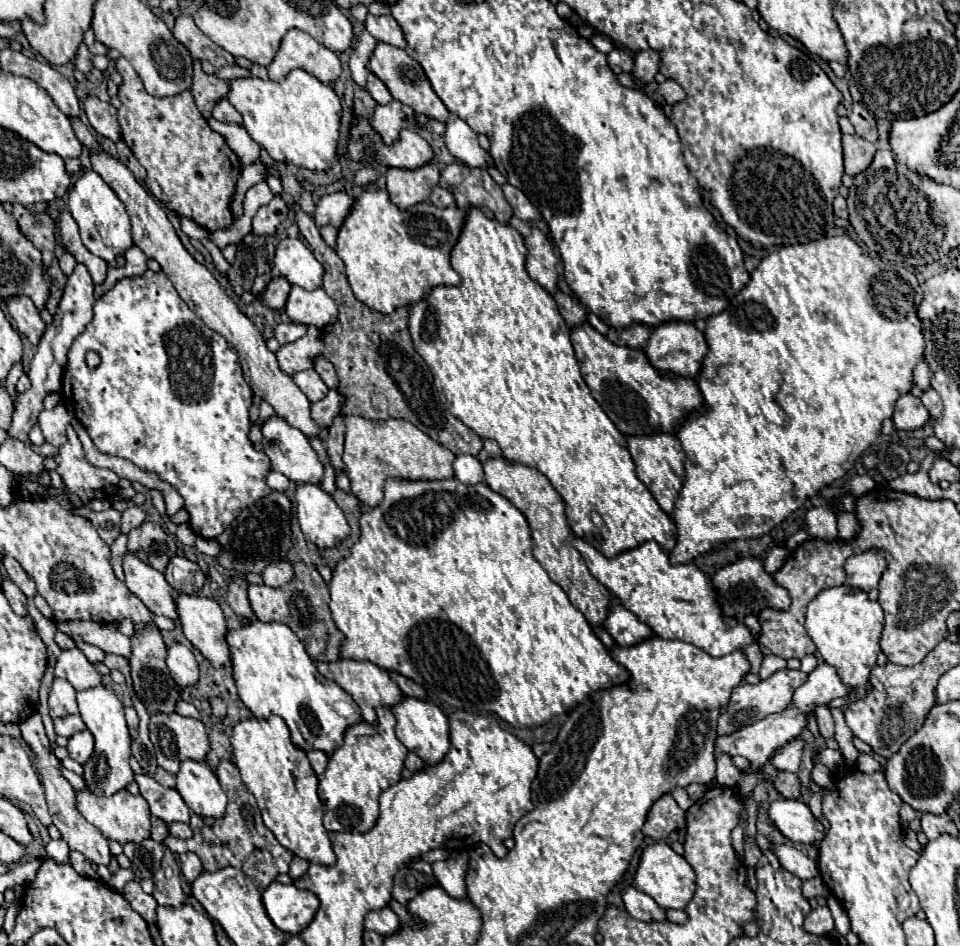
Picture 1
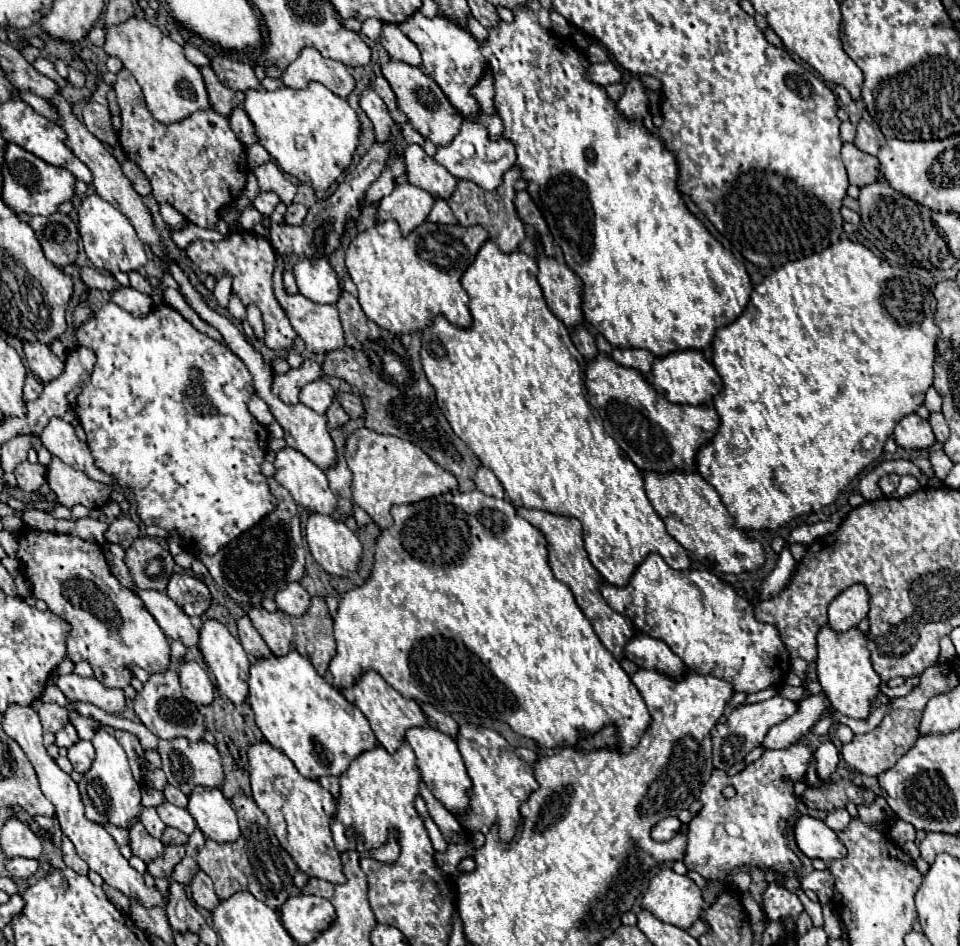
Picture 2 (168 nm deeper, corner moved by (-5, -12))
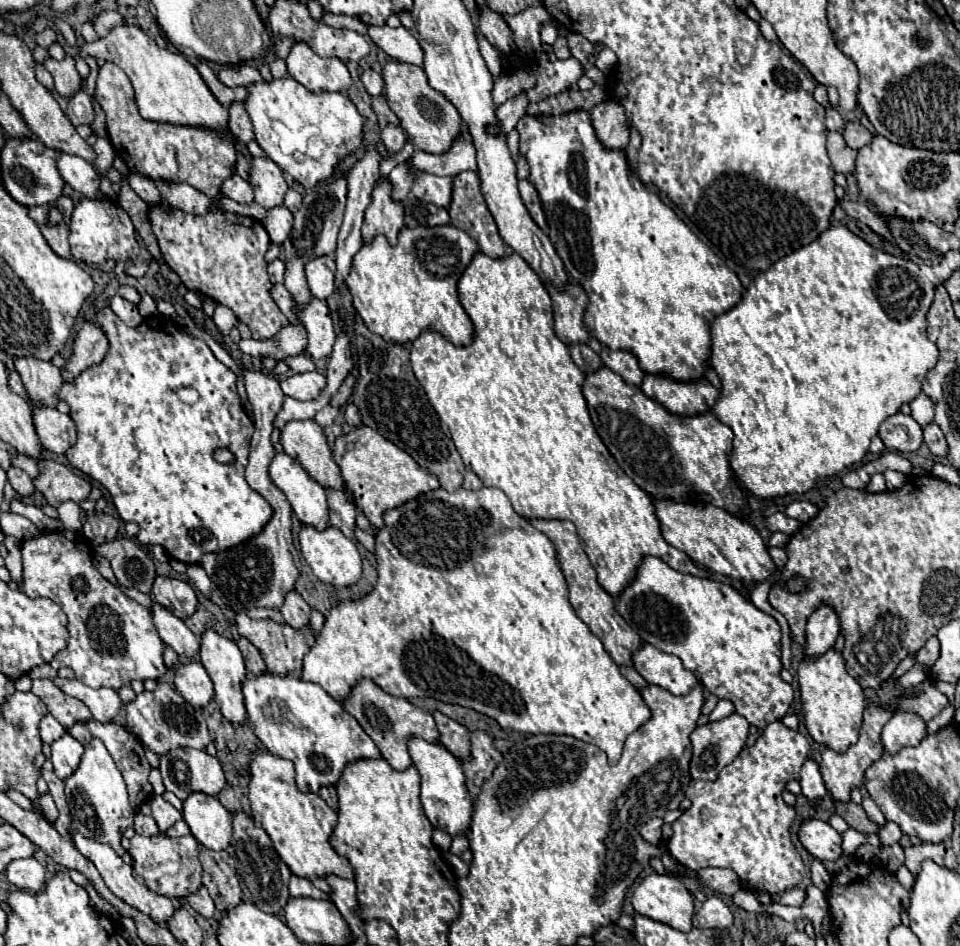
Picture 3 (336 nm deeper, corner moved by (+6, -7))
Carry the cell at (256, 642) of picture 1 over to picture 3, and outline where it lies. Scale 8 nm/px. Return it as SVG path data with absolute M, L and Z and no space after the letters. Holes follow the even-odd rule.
M264 673L260 677L248 677L242 685L244 699L246 699L246 711L248 721L252 725L252 731L256 737L266 745L266 749L282 759L290 759L296 767L296 785L302 793L318 793L320 787L336 785L342 771L348 763L360 761L360 759L380 759L382 753L378 745L364 733L364 729L358 725L358 721L338 703L332 699L320 685L300 681L298 677L278 677L272 673Z

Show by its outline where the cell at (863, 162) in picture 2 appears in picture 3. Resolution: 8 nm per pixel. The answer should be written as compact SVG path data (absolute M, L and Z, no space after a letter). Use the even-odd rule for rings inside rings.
M838 131L828 133L828 143L826 143L826 147L828 147L828 155L830 155L830 159L832 159L834 171L844 173L844 175L848 175L848 173L854 171L856 151L846 145L844 137L842 137Z

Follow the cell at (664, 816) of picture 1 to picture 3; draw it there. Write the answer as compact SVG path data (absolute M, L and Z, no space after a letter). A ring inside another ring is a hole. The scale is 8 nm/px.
M650 819L642 829L640 829L640 835L642 835L642 839L646 841L646 843L652 843L652 845L656 845L660 839L662 839L662 831L660 831L660 827L662 827L662 819Z

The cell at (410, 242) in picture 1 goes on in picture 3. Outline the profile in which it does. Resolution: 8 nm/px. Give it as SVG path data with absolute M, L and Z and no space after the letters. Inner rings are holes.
M444 225L444 227L416 227L408 229L404 227L400 231L400 239L396 247L390 247L386 243L386 237L378 235L372 239L372 243L366 243L358 255L354 255L354 265L350 275L346 277L346 285L352 293L354 299L354 309L366 323L366 327L380 335L388 343L398 343L398 345L408 345L414 339L420 337L422 331L436 331L444 335L450 343L454 345L470 345L474 337L474 325L468 313L462 309L458 301L458 279L470 265L472 257L476 255L478 245L470 235L464 231L458 231L454 225Z

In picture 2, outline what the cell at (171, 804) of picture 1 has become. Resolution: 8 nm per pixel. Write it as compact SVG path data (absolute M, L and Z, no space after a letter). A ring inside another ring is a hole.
M163 802L161 806L157 806L157 814L159 818L171 826L171 828L177 828L181 832L185 832L187 836L197 828L197 822L193 820L193 816L187 812L187 808L179 808L171 802Z

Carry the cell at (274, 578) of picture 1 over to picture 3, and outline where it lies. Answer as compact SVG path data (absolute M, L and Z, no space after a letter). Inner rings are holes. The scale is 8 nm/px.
M290 591L284 599L284 605L280 607L280 613L284 615L286 623L294 629L304 629L308 619L310 619L310 605L296 593L296 591Z

